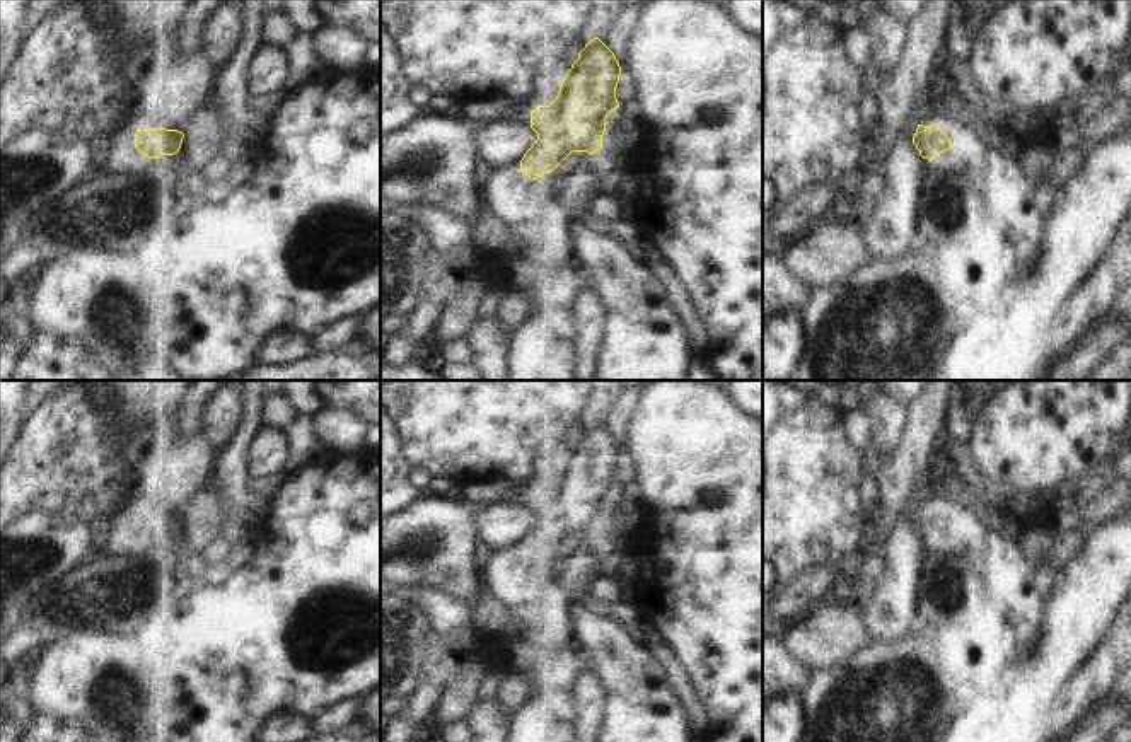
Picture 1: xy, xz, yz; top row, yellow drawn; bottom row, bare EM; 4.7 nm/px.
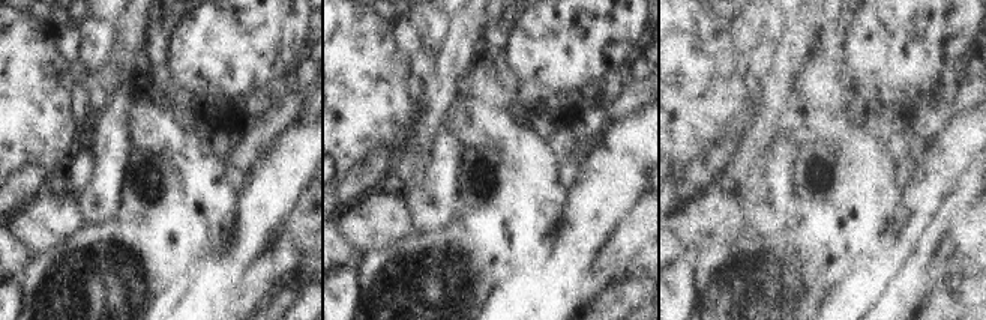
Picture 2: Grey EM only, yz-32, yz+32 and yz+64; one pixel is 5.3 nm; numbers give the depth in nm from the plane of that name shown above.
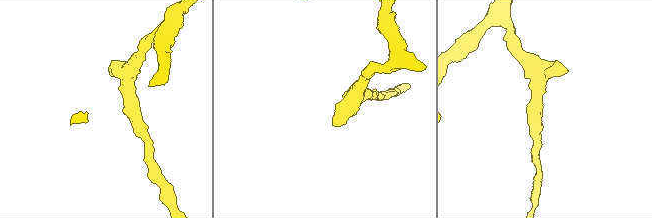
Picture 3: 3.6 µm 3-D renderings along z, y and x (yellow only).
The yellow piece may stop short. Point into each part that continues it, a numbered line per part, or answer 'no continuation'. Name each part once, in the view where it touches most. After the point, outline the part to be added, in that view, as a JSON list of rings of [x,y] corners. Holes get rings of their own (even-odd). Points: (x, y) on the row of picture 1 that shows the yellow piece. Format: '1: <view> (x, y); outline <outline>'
1: yz (1010, 191); outline [[[1025,143],[952,145],[931,160],[937,172],[966,174],[983,210],[983,241],[998,259],[991,316],[974,331],[976,341],[995,333],[996,295],[1039,261],[1046,225],[1044,183]]]

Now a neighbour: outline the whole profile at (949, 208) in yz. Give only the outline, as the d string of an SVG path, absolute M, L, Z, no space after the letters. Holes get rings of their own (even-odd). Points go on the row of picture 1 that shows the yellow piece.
M928 167L918 201L918 241L983 241L983 217L966 174Z

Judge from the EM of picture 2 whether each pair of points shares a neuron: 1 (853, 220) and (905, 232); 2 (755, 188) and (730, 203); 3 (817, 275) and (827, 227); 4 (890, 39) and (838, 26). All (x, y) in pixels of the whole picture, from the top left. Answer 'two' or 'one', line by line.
1: two
2: two
3: one
4: two

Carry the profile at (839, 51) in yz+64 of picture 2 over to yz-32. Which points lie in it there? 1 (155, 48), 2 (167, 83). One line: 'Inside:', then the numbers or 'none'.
Inside: 1, 2

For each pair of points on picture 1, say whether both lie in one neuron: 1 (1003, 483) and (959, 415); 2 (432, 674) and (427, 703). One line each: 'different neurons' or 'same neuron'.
1: different neurons
2: different neurons

